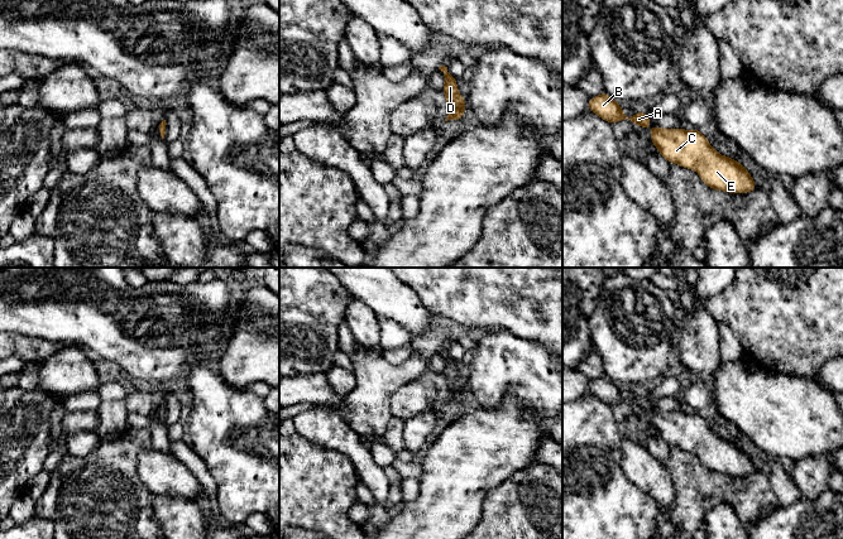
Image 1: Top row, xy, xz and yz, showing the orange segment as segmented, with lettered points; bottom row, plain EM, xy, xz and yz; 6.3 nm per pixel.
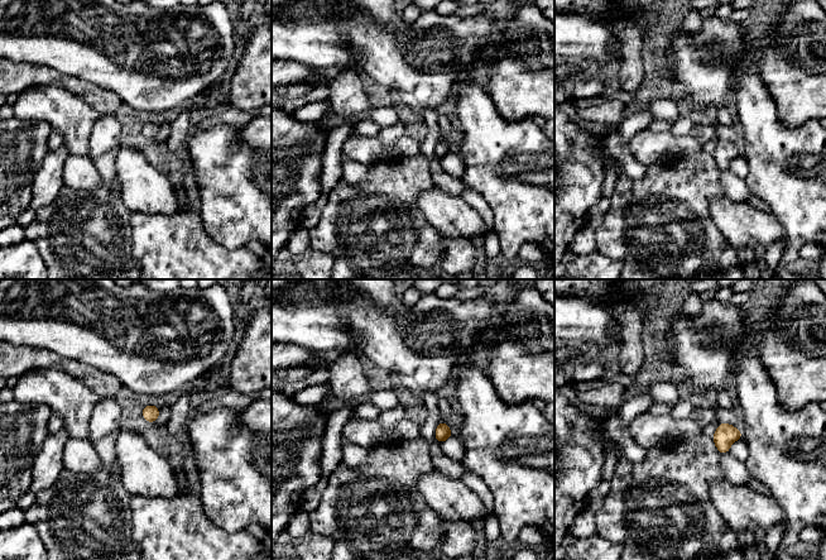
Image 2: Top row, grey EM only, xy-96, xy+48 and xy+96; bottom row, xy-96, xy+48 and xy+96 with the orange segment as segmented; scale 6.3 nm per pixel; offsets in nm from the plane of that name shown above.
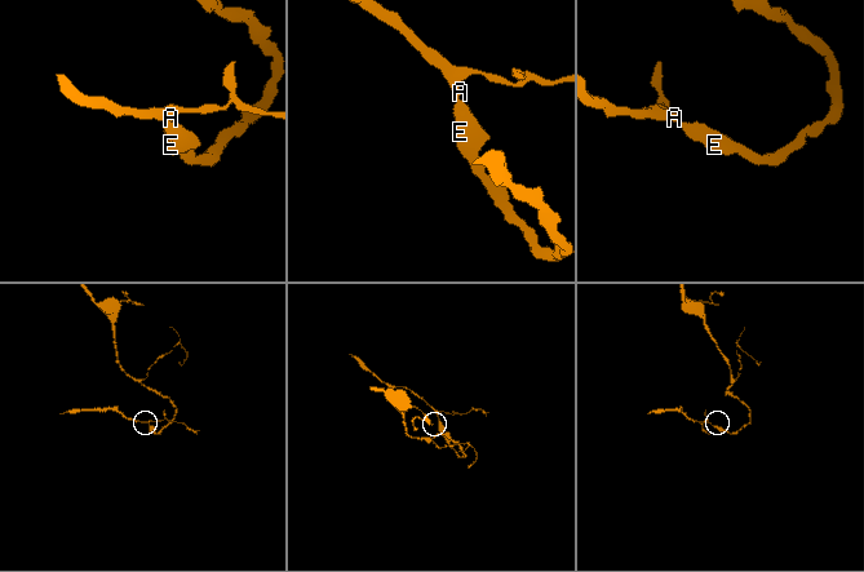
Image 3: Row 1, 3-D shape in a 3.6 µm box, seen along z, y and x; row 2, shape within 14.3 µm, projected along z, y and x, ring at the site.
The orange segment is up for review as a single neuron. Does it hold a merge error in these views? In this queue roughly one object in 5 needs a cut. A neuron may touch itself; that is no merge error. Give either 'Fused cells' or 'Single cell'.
Single cell

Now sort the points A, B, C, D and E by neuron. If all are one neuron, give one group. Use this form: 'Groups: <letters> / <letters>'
Groups: A B C D E

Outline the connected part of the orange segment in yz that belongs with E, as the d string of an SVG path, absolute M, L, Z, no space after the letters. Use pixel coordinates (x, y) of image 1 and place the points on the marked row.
M653 126L651 139L660 154L670 163L694 169L710 188L746 193L757 189L751 174L733 158L714 150L707 136L694 129L661 129Z

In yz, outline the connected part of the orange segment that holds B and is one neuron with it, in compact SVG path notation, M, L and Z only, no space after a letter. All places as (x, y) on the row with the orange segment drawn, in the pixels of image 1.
M605 92L597 97L589 98L588 109L610 124L614 124L619 120L627 120L631 122L636 122L641 127L650 127L651 125L647 112L638 112L634 114L632 117L627 117L622 112L622 107L619 106L619 104L610 98Z

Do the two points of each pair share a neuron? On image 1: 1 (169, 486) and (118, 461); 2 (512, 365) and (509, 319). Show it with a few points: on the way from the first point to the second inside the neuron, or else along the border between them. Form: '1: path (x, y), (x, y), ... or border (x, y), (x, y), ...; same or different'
1: border (152, 446), (139, 452), (137, 475), (153, 495); different
2: border (497, 328), (504, 328), (522, 338), (539, 342); different

